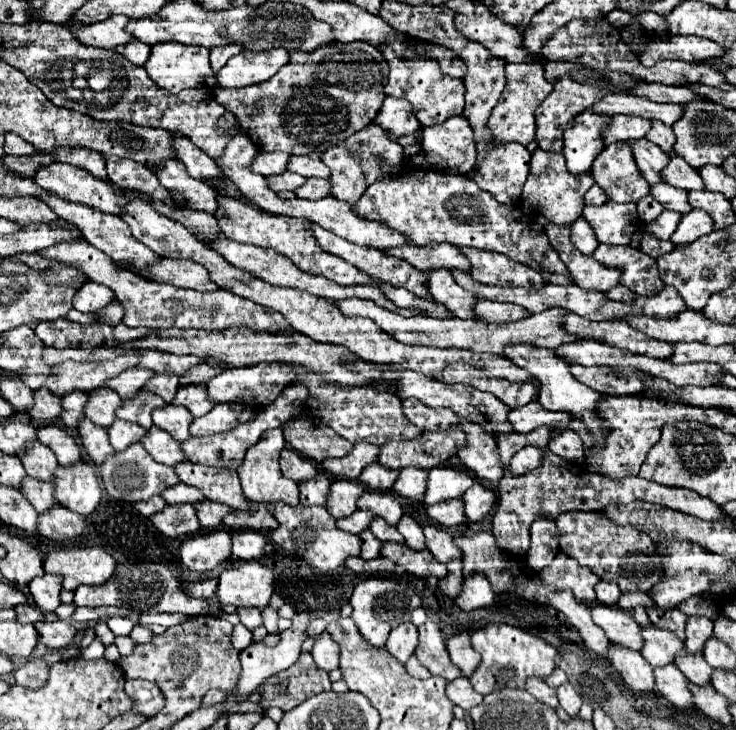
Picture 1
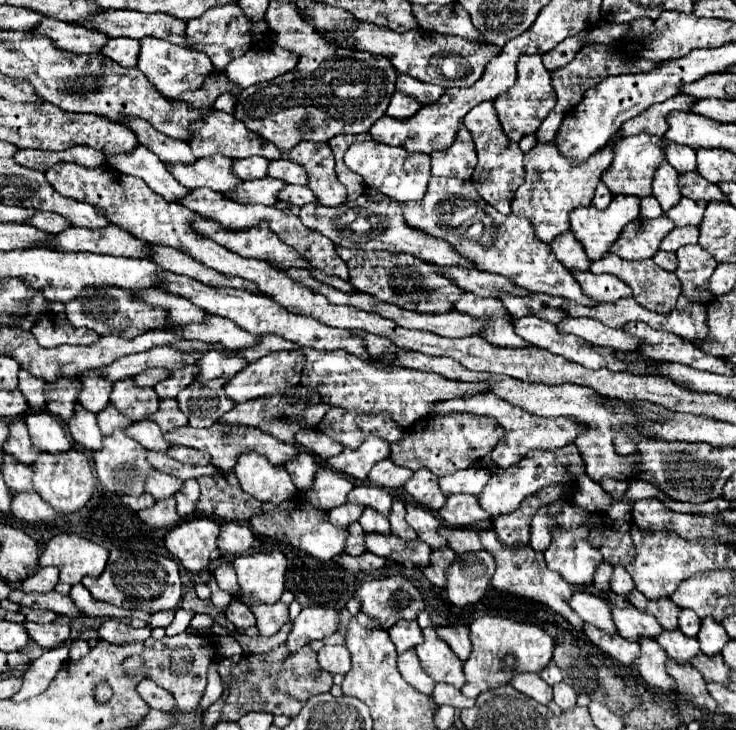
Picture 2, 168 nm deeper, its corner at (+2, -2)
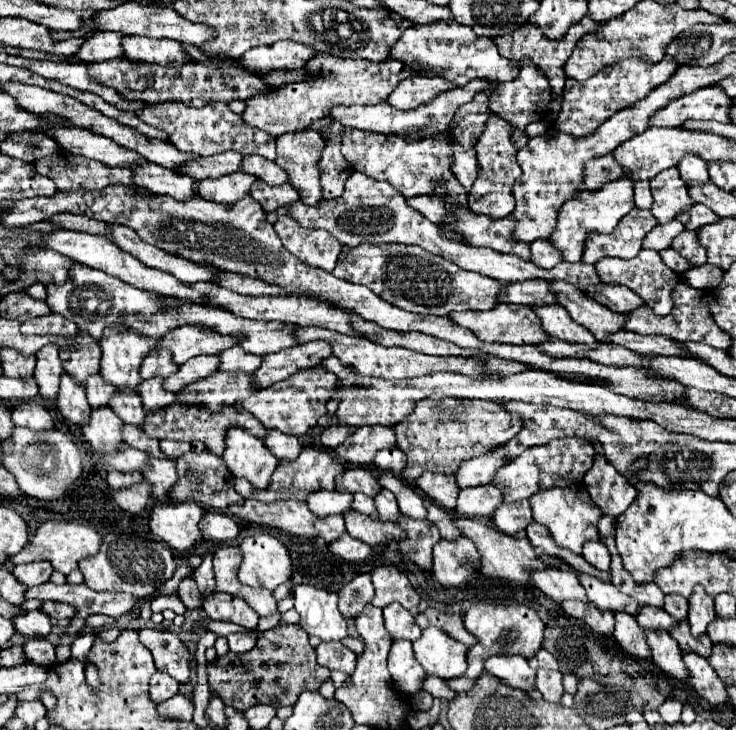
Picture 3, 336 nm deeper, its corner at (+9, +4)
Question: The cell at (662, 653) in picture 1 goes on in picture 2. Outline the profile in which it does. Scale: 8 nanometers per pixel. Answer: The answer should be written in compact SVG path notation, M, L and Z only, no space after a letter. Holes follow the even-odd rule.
M611 604L611 616L615 626L619 628L619 634L627 640L637 642L643 636L655 638L659 632L663 632L659 622L651 614L637 610L633 604L625 604L625 606Z

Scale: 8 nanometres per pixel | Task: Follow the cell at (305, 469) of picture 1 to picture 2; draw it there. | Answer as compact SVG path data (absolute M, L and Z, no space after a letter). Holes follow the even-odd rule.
M213 424L211 428L191 428L191 426L183 426L183 428L175 428L171 432L165 432L165 440L169 444L179 444L179 446L189 446L189 448L197 448L197 450L207 450L211 454L211 464L215 468L219 468L221 472L229 472L233 470L233 466L237 464L237 456L249 450L255 450L263 456L267 456L271 462L275 462L275 466L283 466L287 460L297 456L297 448L293 444L275 440L273 436L267 436L265 432L259 432L257 428L249 428L249 426L229 426L229 424Z

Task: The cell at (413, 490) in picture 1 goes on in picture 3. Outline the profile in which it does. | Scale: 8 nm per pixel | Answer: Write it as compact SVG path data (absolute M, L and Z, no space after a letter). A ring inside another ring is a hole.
M426 470L420 478L416 478L414 484L426 498L430 498L432 502L438 502L442 508L452 510L456 506L456 496L460 488L456 486L454 476L436 474L436 472Z

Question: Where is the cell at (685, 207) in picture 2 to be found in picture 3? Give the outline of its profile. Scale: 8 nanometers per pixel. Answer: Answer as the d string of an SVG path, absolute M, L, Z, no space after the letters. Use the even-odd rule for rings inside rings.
M692 204L692 208L680 212L676 216L676 220L680 220L688 230L698 230L704 224L716 222L718 216L708 206L704 206L704 204Z

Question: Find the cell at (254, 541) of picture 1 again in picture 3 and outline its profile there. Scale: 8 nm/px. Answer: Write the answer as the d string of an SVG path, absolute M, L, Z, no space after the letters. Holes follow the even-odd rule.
M208 510L204 514L204 518L200 520L200 530L204 538L210 542L228 542L234 540L240 532L236 520L228 518L228 514L214 512L214 510Z

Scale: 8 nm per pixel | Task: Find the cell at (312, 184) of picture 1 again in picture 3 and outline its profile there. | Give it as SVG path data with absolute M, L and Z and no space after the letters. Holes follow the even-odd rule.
M256 180L256 182L252 184L250 196L256 198L256 200L262 204L264 212L272 212L272 210L276 210L276 208L280 208L280 206L286 206L286 204L292 204L292 202L296 202L296 200L300 198L298 190L294 190L294 188L288 186L288 184L268 186L268 184L262 182L262 180Z

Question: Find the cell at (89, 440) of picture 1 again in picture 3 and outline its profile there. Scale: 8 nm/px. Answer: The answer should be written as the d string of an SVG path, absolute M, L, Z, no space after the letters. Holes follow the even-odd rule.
M68 374L62 376L56 406L58 406L58 412L64 416L64 420L68 420L76 426L88 424L88 418L90 418L92 410L88 406L84 388L78 382L74 382Z

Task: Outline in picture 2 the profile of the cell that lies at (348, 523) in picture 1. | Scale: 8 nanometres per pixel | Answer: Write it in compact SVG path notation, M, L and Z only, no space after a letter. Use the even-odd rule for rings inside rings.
M347 502L343 506L337 506L337 508L329 510L327 516L329 516L331 524L341 526L341 528L347 528L349 524L353 524L353 522L359 520L359 516L363 514L363 510L365 510L363 504L351 504L351 502Z

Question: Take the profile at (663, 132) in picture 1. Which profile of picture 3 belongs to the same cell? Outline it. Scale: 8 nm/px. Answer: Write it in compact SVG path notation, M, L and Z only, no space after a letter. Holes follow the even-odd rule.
M688 154L688 158L682 158L678 162L678 170L680 170L680 176L686 184L692 184L692 182L706 182L708 180L708 168L706 168L706 162L696 158L696 154Z

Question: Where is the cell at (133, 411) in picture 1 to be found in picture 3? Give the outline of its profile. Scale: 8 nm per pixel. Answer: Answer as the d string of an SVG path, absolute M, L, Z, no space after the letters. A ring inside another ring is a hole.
M116 328L106 330L102 346L102 362L100 362L100 376L116 386L118 390L136 392L140 384L138 368L142 360L154 350L154 338L140 338L132 330Z

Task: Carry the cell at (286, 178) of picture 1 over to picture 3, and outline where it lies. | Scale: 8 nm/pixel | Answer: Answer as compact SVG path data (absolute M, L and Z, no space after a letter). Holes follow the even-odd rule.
M244 172L226 174L226 176L220 176L216 180L208 178L208 180L200 182L200 196L204 200L210 200L210 202L232 204L232 202L250 194L254 180L256 178L252 178L252 174L244 174Z

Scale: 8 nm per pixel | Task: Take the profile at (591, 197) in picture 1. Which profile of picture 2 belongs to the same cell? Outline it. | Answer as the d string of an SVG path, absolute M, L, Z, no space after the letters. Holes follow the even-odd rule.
M599 182L597 184L597 192L595 192L595 198L593 198L593 206L595 208L599 208L599 210L603 210L603 208L607 208L607 204L611 202L611 198L613 198L613 194L607 190L607 186L603 184L603 182Z

